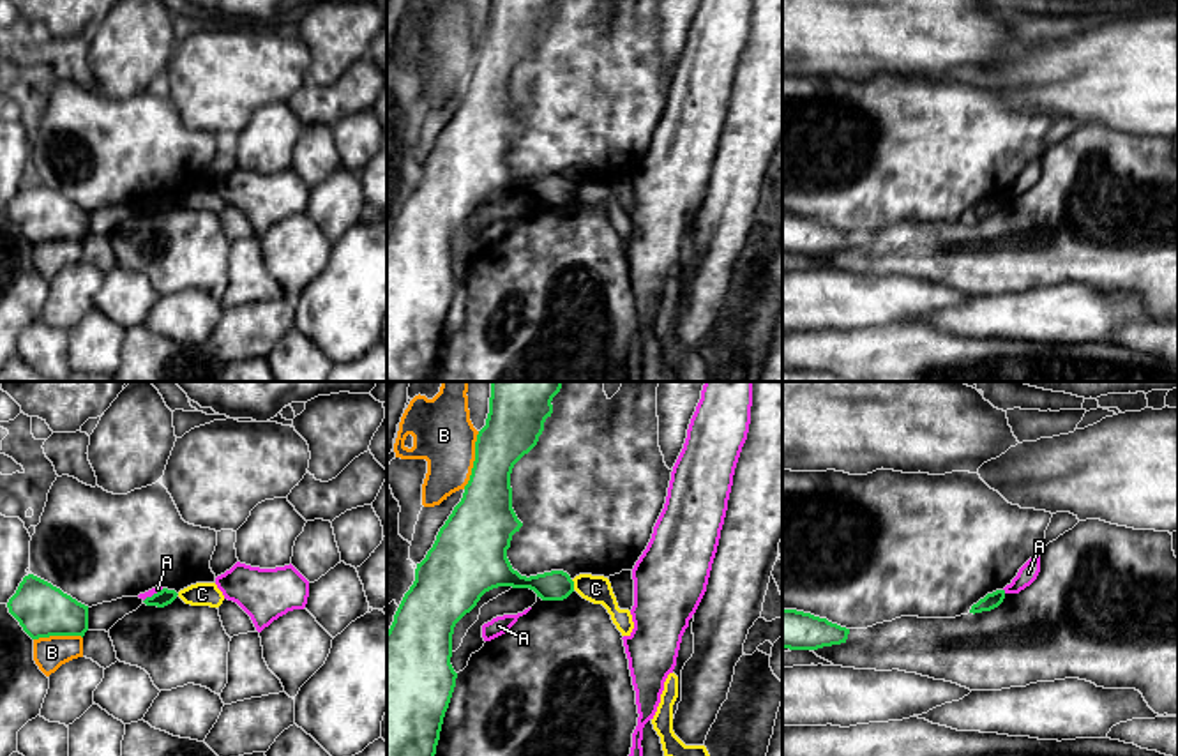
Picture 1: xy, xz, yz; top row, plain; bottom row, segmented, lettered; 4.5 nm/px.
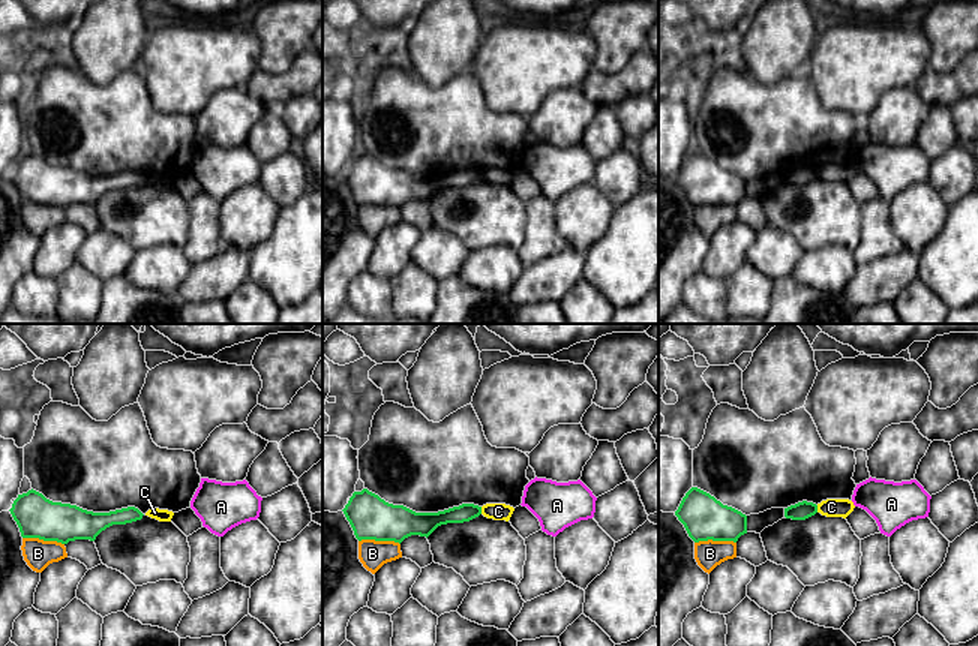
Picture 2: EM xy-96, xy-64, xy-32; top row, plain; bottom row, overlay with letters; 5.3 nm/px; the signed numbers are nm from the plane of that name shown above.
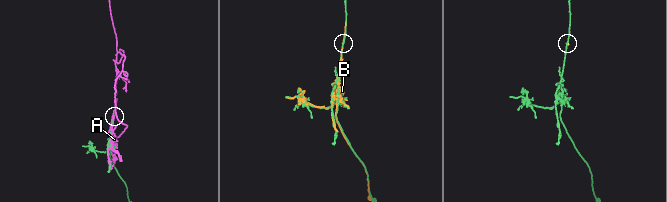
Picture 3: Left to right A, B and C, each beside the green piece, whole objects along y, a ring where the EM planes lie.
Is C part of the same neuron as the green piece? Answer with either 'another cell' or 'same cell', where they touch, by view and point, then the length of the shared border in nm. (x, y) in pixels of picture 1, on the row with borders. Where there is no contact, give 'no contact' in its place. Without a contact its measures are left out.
another cell; contact xz (573, 585); length 50 nm

